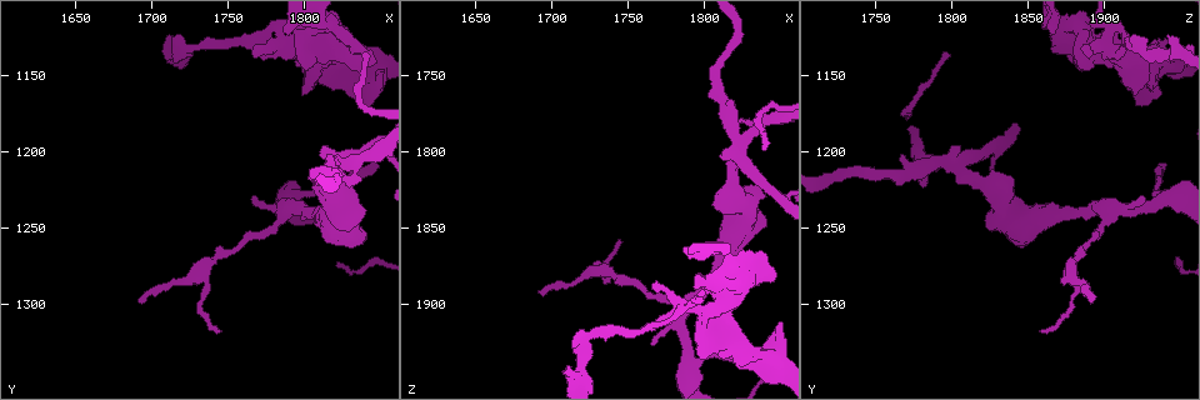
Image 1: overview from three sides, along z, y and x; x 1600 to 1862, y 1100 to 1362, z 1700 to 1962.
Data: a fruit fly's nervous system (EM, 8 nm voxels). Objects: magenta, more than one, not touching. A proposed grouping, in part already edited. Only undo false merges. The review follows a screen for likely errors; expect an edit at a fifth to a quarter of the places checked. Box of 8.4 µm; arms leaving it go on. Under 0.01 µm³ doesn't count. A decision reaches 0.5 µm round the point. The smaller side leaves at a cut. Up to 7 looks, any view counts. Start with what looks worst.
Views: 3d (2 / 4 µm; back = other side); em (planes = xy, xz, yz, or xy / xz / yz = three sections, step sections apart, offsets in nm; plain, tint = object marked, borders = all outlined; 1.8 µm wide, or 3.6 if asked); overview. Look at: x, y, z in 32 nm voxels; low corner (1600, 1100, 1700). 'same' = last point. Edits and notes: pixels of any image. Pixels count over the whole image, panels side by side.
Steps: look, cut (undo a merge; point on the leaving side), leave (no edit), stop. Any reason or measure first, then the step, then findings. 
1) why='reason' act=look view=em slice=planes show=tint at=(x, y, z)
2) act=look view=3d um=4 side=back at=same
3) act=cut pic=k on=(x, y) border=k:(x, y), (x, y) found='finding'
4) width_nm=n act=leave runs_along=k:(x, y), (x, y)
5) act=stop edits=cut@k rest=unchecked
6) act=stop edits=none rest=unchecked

why='looks like a crossing' act=look view=em um=3.6 slice=planes show=tint at=(1804, 1144, 1922)

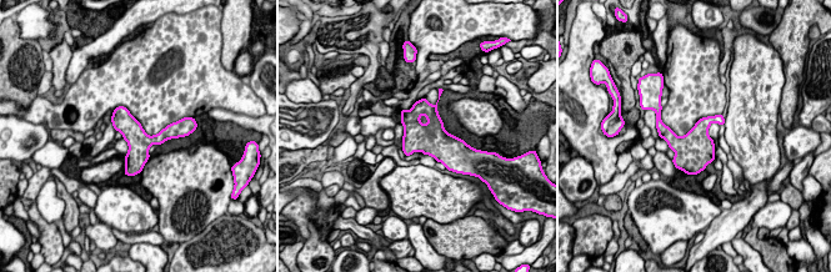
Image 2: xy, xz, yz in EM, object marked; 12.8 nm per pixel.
act=leave found='all the same cell'

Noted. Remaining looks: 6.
why='two arms at a narrow angle' act=look view=em slice=yz step=16 show=borders at=(1824, 1210, 1800)

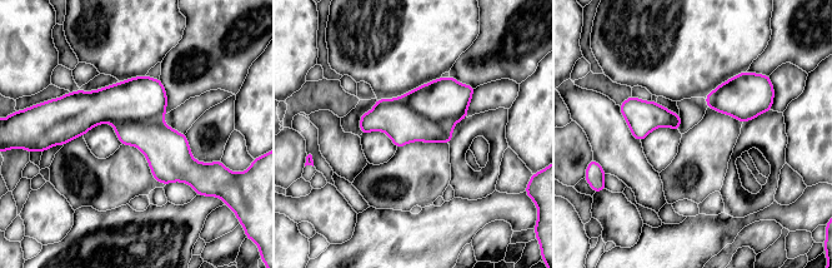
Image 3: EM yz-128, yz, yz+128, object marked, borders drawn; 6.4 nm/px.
act=cut pic=3 on=(445, 100) border=3:(394, 99), (431, 120), (451, 125) found='two cells meet here'

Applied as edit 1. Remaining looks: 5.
act=look view=3d um=2 at=(1716, 1134, 1946)

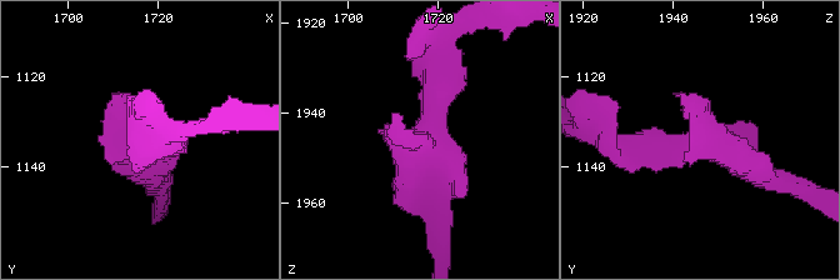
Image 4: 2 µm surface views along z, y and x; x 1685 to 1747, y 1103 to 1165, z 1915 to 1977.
act=look view=em slice=planes show=borders at=(1718, 1135, 1946)

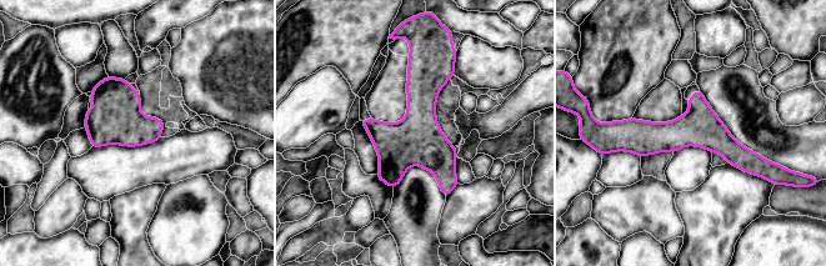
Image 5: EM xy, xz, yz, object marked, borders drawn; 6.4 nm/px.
width_nm=260 act=leave found='all the same cell'

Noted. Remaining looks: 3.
act=stop edits=cut@3 rest=unchecked

